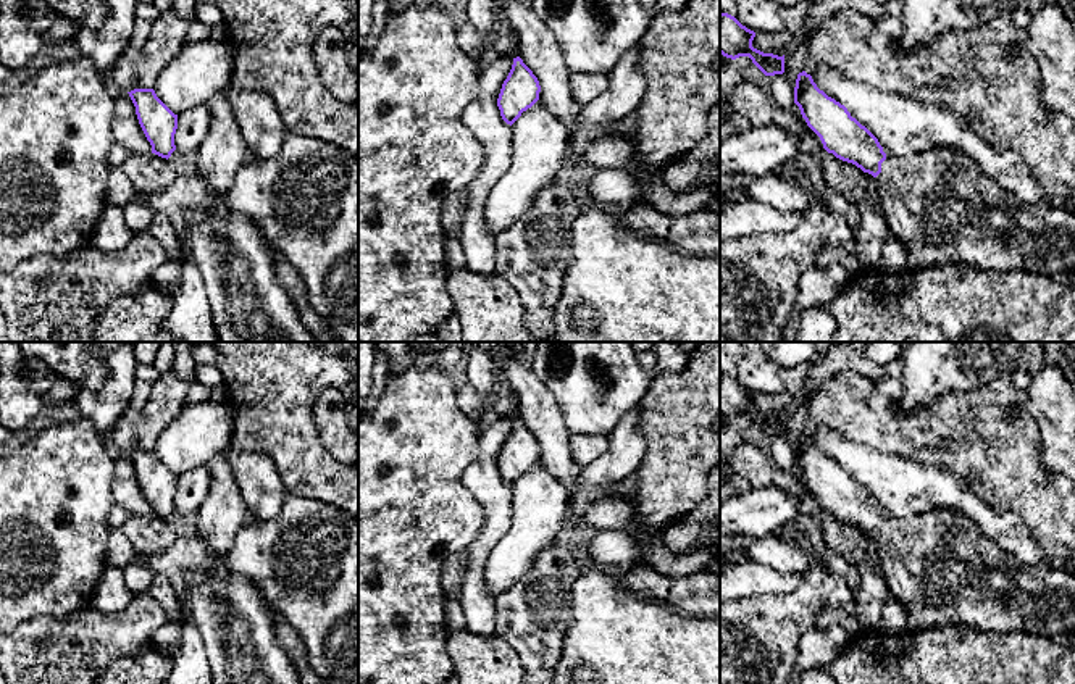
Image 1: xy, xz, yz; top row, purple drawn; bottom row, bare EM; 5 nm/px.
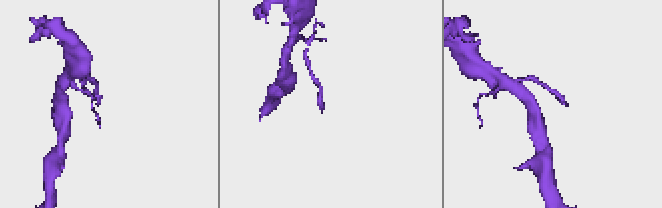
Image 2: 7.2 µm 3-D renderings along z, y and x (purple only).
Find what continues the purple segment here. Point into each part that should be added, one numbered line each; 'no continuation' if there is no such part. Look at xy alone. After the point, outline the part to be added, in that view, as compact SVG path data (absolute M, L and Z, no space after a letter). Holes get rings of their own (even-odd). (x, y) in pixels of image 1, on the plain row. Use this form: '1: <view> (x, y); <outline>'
no continuation

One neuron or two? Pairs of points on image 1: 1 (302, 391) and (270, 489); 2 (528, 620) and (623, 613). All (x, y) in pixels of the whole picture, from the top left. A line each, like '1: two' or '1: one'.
1: two
2: two

